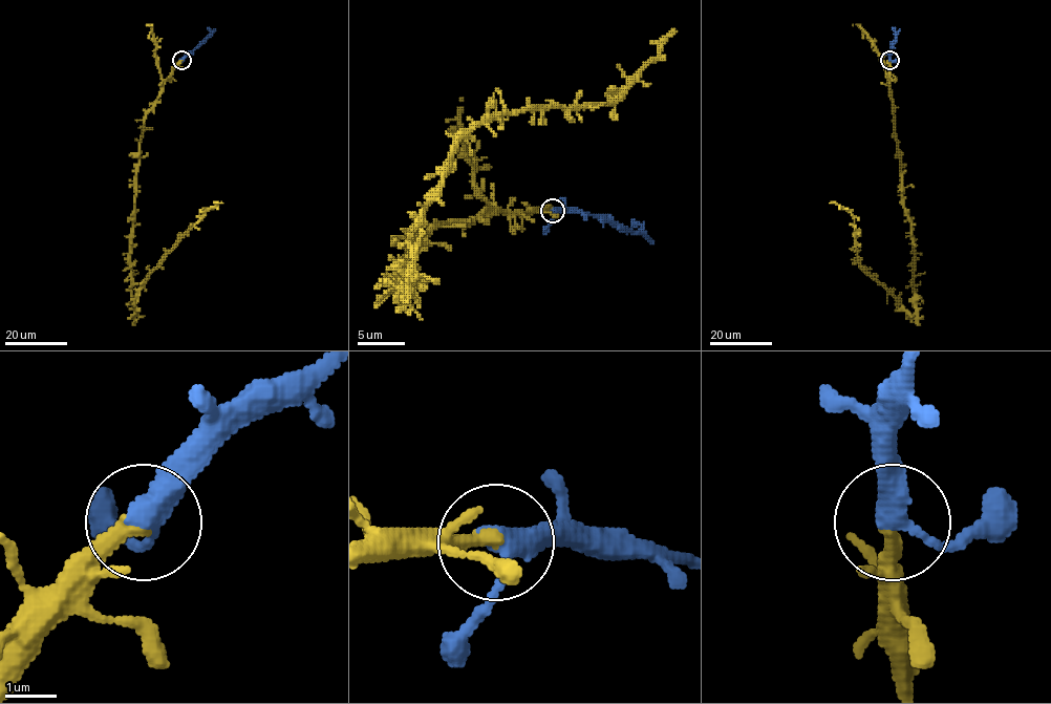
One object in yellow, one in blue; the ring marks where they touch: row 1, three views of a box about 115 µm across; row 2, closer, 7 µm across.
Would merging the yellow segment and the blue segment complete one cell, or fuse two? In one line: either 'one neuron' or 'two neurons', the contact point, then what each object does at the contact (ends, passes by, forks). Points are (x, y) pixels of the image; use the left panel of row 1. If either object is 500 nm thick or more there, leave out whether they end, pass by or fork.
one neuron; place (181, 60); yellow ends; blue passes by

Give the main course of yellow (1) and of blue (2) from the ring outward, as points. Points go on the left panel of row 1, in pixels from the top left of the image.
1: (181, 60), (147, 114), (140, 145), (130, 251), (134, 315), (134, 297), (148, 275), (207, 210), (221, 203)
2: (181, 60), (210, 34), (208, 27)

